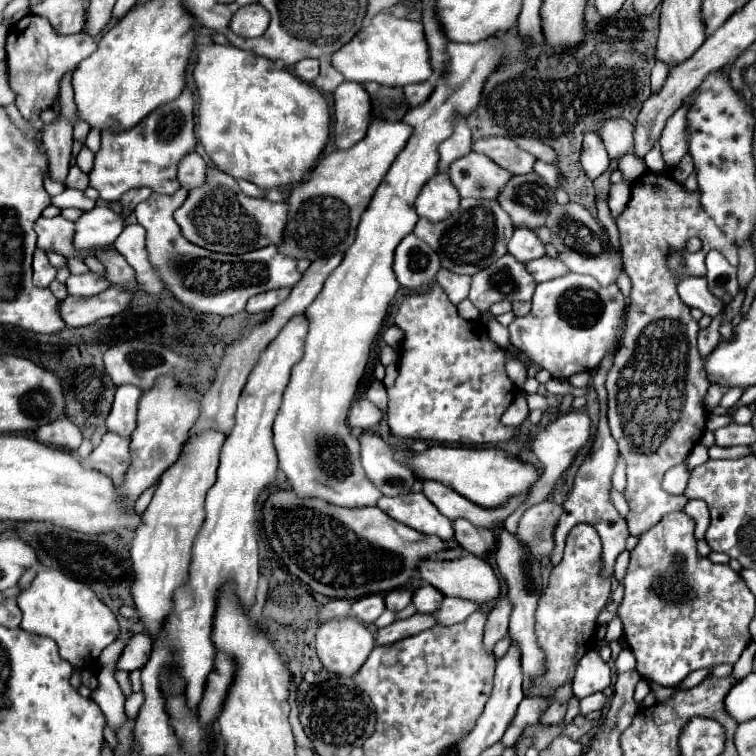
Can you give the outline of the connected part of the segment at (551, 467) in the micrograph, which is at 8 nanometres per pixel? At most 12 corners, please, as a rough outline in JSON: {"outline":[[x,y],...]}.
{"outline":[[572,410],[534,438],[546,466],[528,500],[504,521],[515,533],[524,511],[547,499],[556,476],[590,440],[590,416]]}

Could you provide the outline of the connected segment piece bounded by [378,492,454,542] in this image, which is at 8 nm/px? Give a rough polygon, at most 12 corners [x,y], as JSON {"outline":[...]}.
{"outline":[[424,494],[382,496],[390,518],[434,534],[454,536],[452,522]]}

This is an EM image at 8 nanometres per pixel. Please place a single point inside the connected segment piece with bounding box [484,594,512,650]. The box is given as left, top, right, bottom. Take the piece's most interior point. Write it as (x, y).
(497, 625)

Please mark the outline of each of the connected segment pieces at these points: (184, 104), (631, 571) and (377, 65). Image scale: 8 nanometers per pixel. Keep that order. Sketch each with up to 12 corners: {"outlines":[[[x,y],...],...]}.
{"outlines":[[[184,88],[116,134],[102,130],[90,186],[106,202],[132,188],[174,194],[194,148]],[[692,518],[638,536],[618,610],[638,674],[734,664],[754,594]],[[372,18],[332,56],[350,82],[432,76],[420,22]]]}

